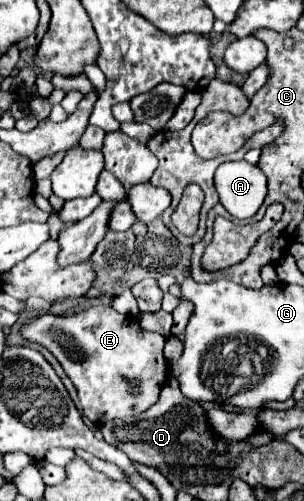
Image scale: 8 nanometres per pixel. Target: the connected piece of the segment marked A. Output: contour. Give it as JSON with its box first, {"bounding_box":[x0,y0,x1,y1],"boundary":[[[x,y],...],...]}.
{"bounding_box":[215,161,267,219],"boundary":[[[227,161],[215,171],[215,189],[221,205],[237,219],[247,219],[257,213],[267,191],[265,175],[257,165],[247,161]]]}

